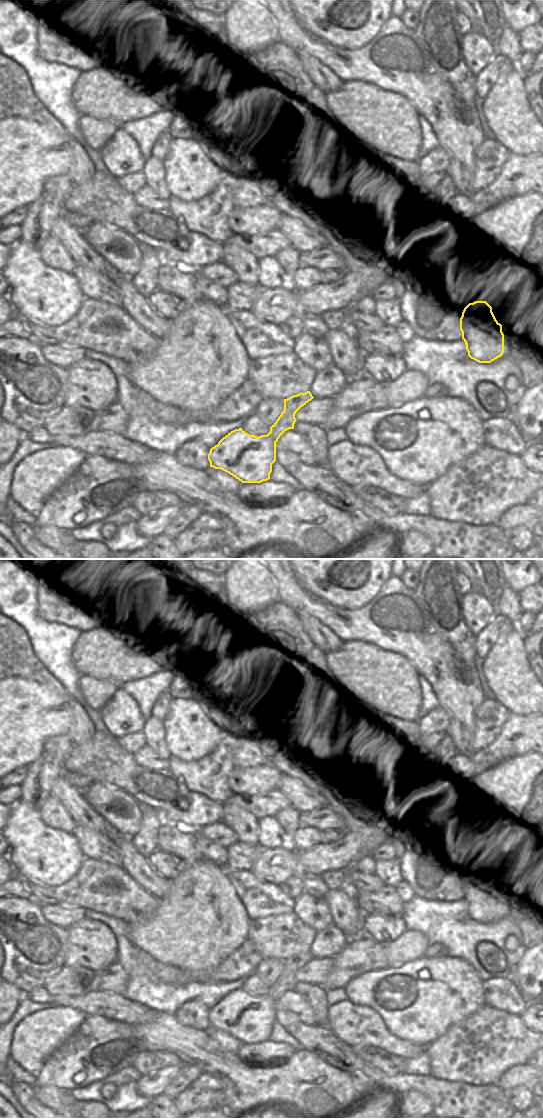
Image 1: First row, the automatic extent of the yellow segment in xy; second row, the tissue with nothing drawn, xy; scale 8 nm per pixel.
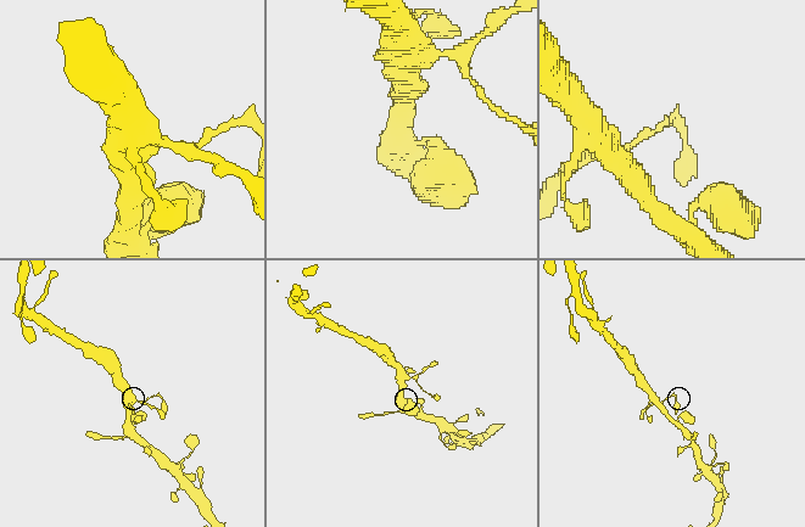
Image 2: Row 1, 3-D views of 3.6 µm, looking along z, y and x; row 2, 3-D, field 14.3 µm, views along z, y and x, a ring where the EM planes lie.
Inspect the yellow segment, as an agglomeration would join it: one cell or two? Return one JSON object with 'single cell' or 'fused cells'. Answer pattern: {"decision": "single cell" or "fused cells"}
{"decision": "single cell"}

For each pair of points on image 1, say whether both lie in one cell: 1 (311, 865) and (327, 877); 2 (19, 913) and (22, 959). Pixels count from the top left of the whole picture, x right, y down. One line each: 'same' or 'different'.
1: different
2: same

